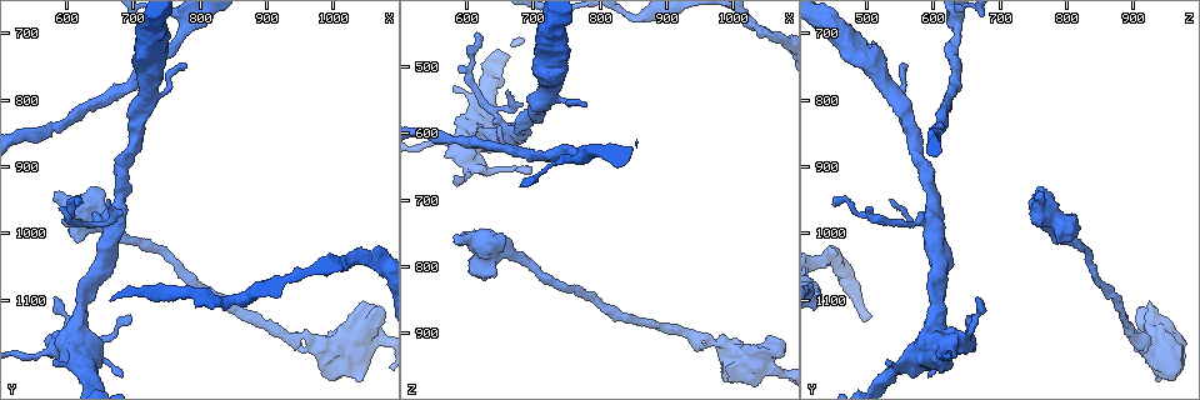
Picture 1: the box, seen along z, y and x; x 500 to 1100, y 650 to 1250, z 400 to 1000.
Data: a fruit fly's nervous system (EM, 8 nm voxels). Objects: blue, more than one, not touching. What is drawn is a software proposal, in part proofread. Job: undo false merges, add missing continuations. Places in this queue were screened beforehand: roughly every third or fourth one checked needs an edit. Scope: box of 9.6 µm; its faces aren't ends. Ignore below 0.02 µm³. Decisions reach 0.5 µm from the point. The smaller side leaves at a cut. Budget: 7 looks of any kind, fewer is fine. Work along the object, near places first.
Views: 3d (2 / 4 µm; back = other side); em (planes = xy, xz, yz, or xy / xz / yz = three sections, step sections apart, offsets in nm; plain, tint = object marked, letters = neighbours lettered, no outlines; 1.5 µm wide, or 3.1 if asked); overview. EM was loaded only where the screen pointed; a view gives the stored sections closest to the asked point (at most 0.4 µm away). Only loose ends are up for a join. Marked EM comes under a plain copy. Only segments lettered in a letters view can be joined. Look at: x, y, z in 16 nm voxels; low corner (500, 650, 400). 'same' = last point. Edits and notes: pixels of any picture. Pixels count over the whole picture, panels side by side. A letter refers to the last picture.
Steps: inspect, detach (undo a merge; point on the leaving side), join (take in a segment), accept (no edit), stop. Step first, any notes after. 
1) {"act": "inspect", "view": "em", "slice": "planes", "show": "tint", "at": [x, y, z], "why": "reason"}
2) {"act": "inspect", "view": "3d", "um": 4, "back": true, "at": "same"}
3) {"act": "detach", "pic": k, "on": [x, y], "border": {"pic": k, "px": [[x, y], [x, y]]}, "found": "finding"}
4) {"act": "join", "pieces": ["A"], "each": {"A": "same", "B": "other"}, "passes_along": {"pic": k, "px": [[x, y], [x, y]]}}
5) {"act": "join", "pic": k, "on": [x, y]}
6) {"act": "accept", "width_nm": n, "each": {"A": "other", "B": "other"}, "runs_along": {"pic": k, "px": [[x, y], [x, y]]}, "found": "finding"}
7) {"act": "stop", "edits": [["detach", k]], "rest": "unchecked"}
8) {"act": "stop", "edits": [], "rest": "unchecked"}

{"act": "inspect", "view": "3d", "um": 2, "back": true, "at": [580, 1190, 530], "why": "an open end"}

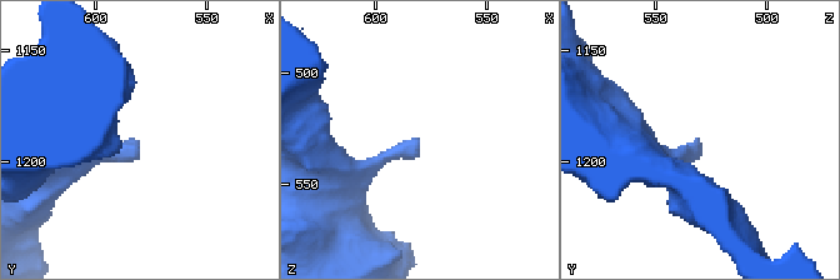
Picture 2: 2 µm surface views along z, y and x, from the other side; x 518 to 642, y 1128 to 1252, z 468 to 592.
{"act": "inspect", "view": "em", "slice": "planes", "show": "letters", "at": [580, 1191, 531], "why": "shape alone is not enough"}

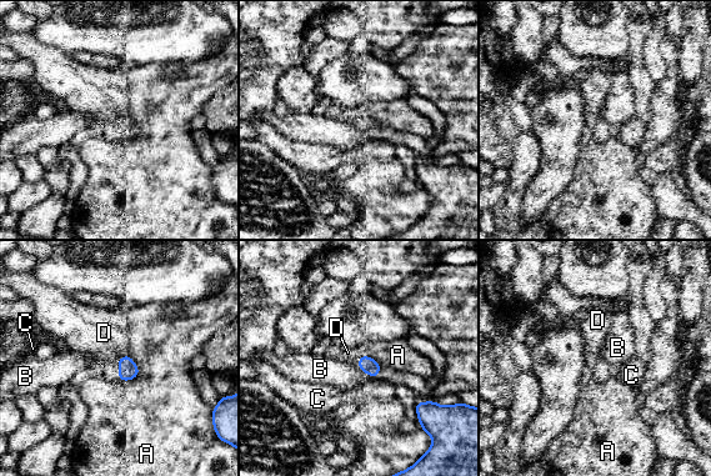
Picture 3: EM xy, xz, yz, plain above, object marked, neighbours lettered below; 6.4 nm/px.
{"act": "accept", "width_nm": 100, "each": {"A": "other", "B": "other", "C": "other", "D": "other"}, "border": {"pic": 3, "px": [[126, 354], [118, 360]]}, "found": "no lettered segment goes on from it"}

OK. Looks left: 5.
{"act": "inspect", "view": "em", "slice": "planes", "show": "tint", "at": [1070, 1110, 910]}

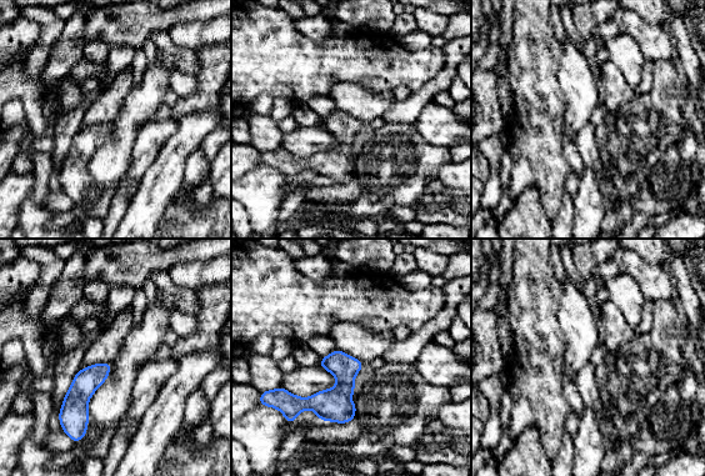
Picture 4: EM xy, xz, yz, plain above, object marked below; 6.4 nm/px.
{"act": "inspect", "view": "em", "slice": "planes", "show": "letters", "at": "same", "why": "what lies round it"}

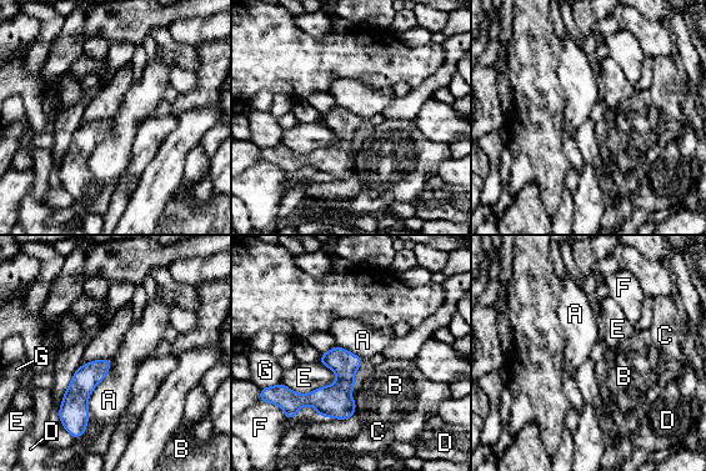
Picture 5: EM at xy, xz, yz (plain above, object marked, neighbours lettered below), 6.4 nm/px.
{"act": "accept", "longest_contact_nm": ["A", 550], "each": {"A": "other", "B": "other", "C": "other", "D": "other", "E": "other", "F": "other", "G": "other"}, "border": {"pic": 5, "px": [[111, 359], [88, 399], [80, 436]]}, "found": "none of them fits"}

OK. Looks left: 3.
{"act": "inspect", "view": "3d", "um": 2, "at": [950, 1155, 905], "why": "narrows sharply"}

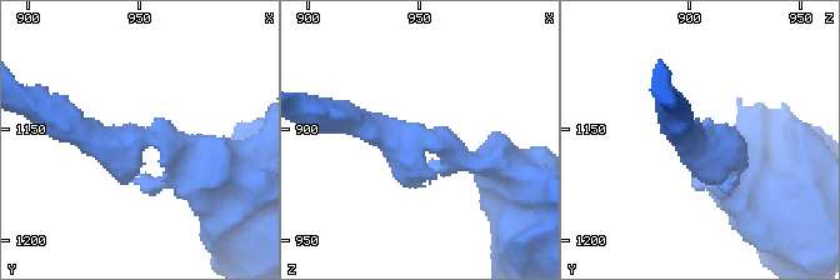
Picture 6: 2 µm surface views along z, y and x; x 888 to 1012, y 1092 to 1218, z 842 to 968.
{"act": "inspect", "view": "em", "slice": "xy", "step": 8, "show": "tint", "at": [948, 1153, 904], "arm_widths_nm": [220, 300], "why": "shape alone is not enough"}

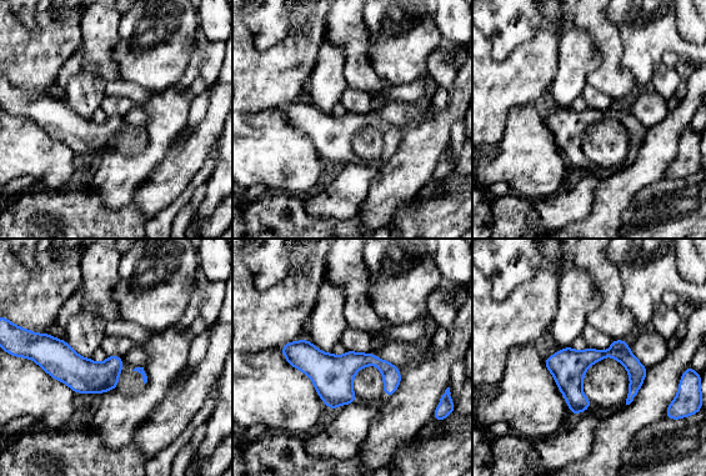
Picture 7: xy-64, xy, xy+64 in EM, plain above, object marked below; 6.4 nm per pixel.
{"act": "inspect", "view": "em", "slice": "planes", "show": "letters", "at": "same"}

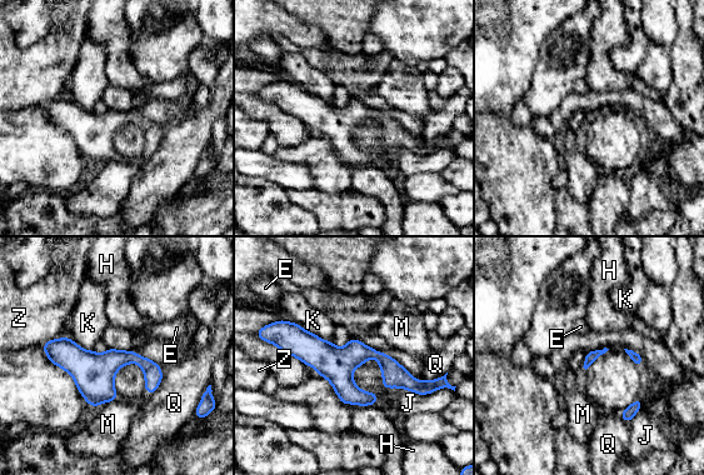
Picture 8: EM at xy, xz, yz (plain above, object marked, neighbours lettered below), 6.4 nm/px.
{"act": "accept", "each": {"E": "other", "H": "other", "J": "other", "K": "other", "M": "other", "Q": "other", "Z": "other"}, "found": "all the same neuron"}

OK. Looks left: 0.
{"act": "stop", "edits": [], "rest": "unchecked"}

